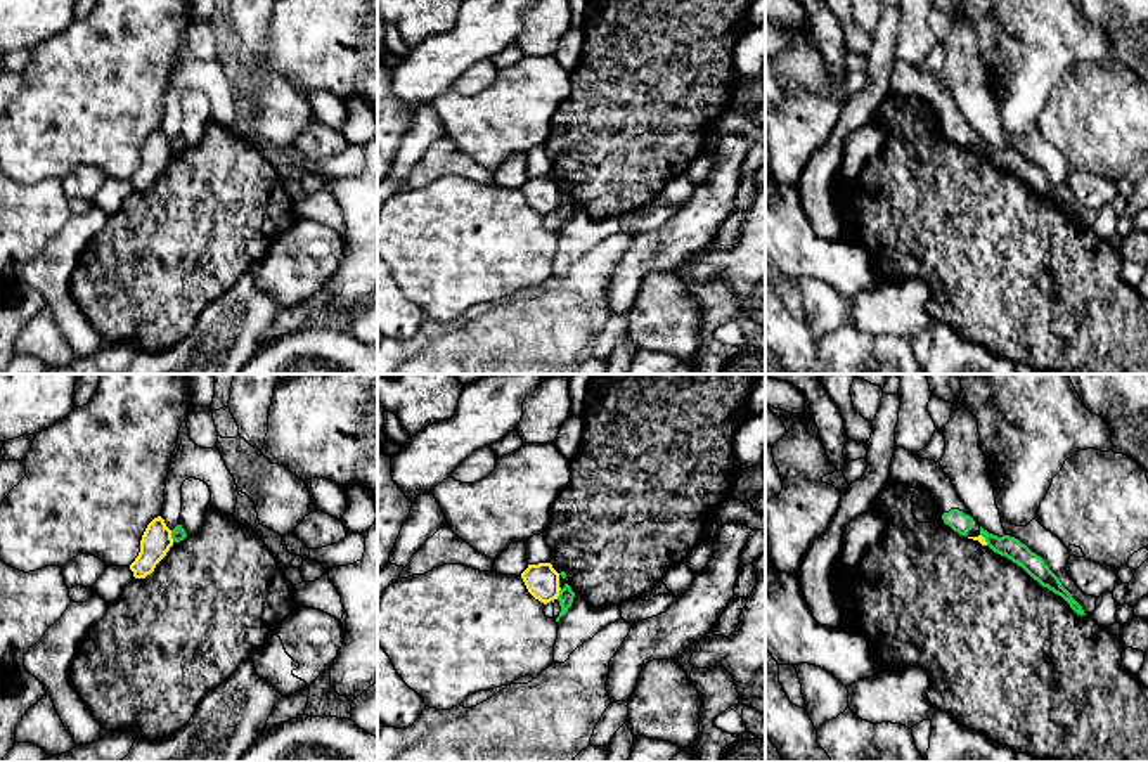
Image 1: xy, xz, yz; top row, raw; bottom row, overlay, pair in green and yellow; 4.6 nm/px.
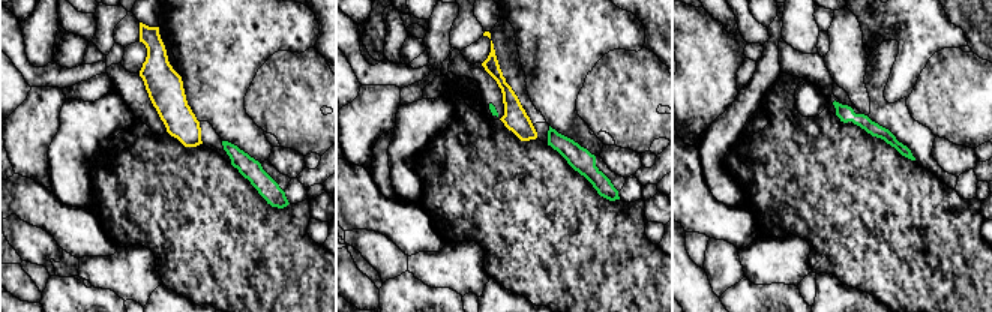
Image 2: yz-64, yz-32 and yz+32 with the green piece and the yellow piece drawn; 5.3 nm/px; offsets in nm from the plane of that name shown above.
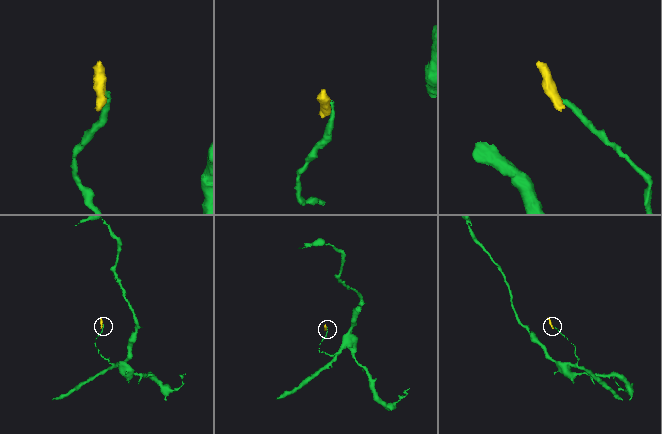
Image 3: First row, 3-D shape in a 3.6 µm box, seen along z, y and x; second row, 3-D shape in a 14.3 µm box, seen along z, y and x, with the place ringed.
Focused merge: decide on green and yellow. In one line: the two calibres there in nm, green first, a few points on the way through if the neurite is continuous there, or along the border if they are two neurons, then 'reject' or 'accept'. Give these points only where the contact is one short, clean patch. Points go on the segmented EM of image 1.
70/140 nm | along xy (170, 530), (174, 541) | reject

